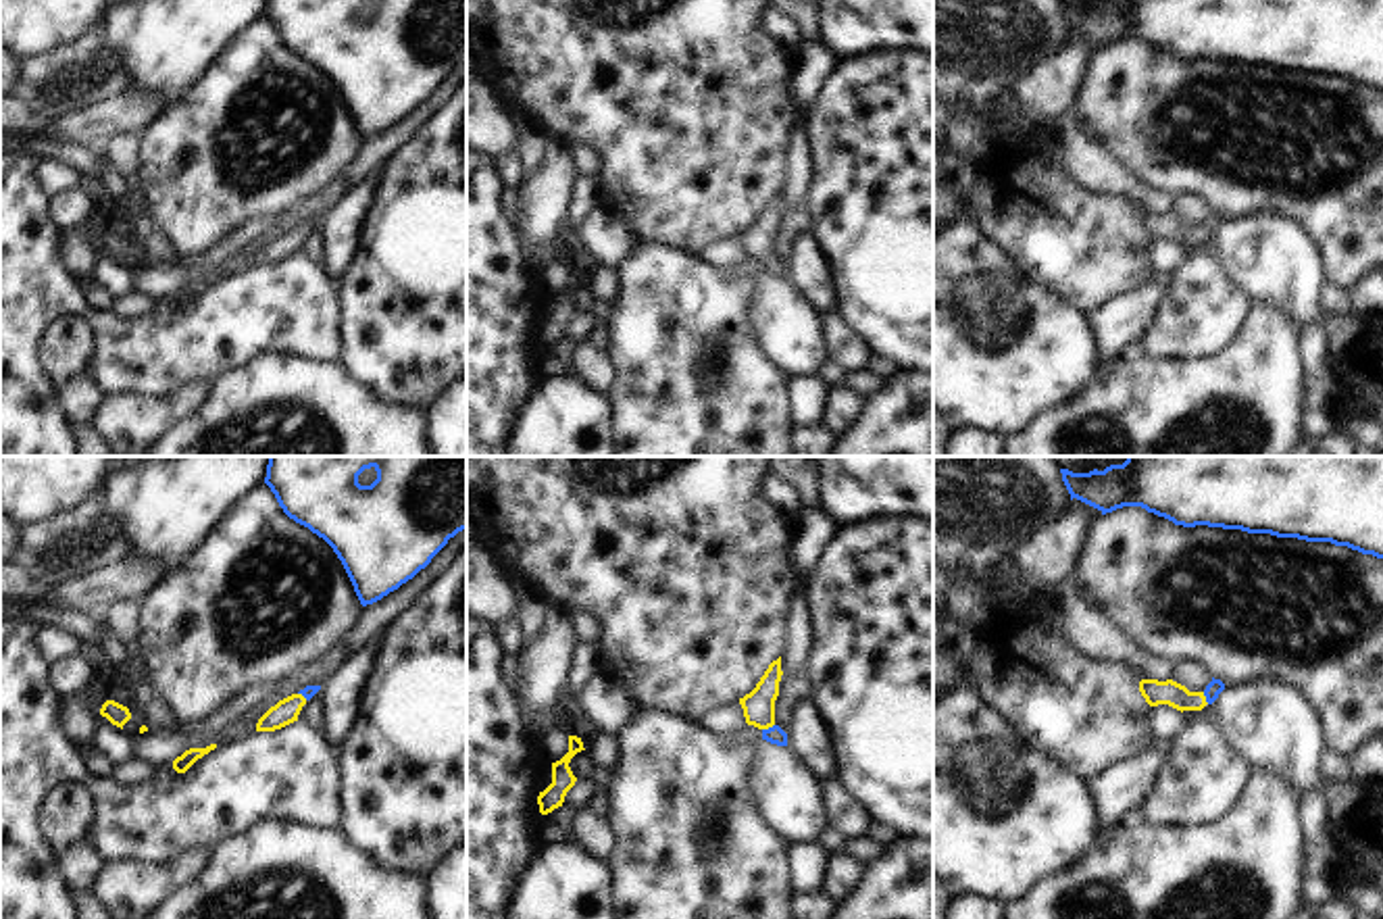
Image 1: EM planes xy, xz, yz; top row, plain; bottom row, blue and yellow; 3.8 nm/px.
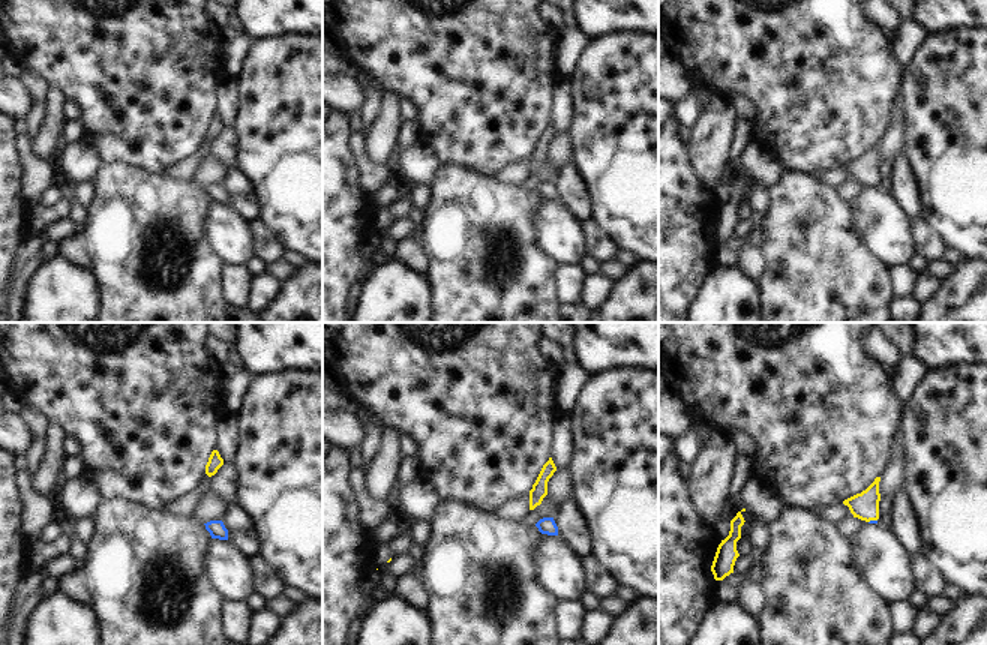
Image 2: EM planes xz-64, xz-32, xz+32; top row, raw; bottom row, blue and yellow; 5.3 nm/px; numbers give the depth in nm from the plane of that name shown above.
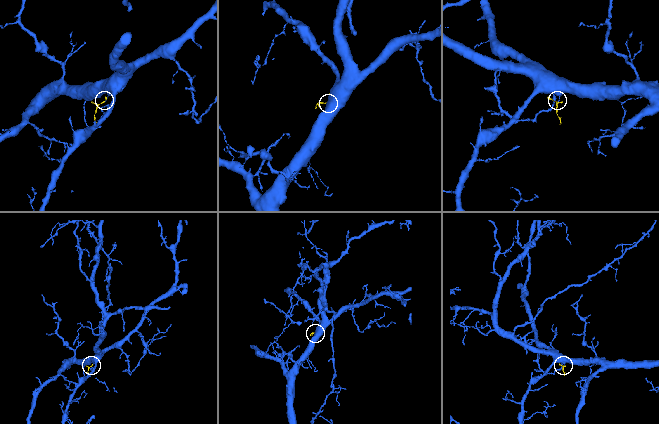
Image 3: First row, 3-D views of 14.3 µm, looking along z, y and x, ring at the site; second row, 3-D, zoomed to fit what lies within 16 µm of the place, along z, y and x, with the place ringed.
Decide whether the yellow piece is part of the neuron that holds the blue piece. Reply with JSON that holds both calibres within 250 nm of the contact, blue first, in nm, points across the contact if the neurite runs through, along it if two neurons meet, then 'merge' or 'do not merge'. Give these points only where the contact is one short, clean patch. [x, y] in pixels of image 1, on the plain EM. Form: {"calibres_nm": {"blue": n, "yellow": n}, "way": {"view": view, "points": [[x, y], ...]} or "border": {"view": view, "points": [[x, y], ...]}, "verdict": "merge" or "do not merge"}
{"calibres_nm": {"blue": 70, "yellow": 130}, "way": {"view": "xz", "points": [[775, 267], [769, 261], [759, 240]]}, "verdict": "merge"}

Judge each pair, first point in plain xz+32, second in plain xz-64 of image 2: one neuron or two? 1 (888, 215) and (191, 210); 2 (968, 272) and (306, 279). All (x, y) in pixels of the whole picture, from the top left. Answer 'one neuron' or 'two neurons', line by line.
1: two neurons
2: one neuron

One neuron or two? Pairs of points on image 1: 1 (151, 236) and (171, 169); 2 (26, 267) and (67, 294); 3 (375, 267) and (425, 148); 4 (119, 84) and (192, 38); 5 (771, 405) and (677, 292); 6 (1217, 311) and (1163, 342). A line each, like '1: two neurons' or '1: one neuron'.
1: two neurons
2: one neuron
3: one neuron
4: two neurons
5: one neuron
6: one neuron

